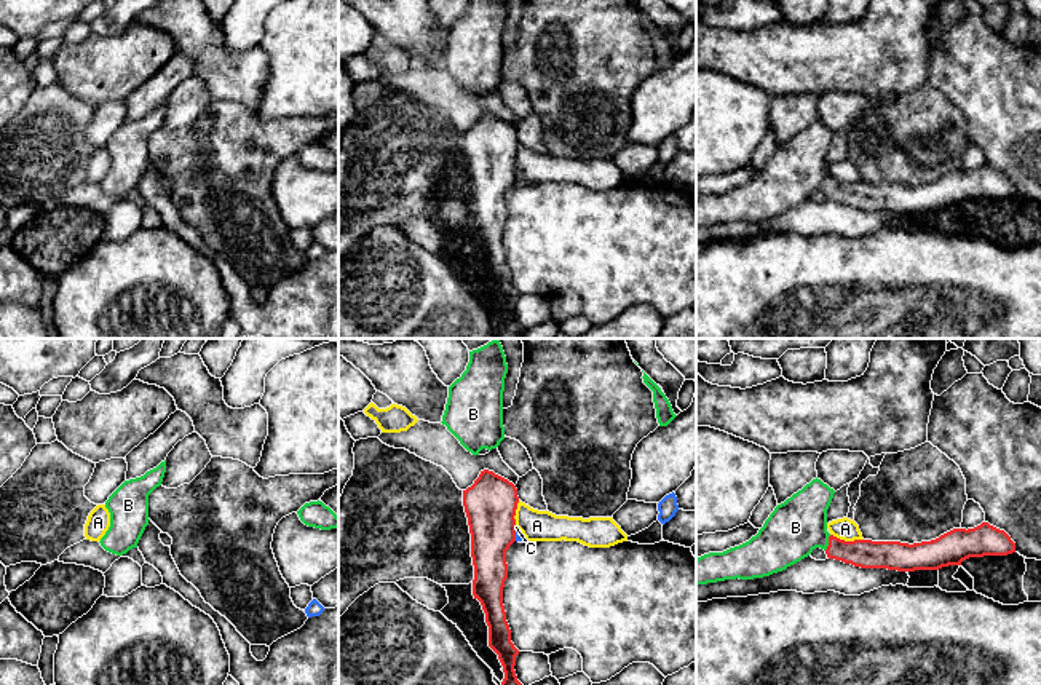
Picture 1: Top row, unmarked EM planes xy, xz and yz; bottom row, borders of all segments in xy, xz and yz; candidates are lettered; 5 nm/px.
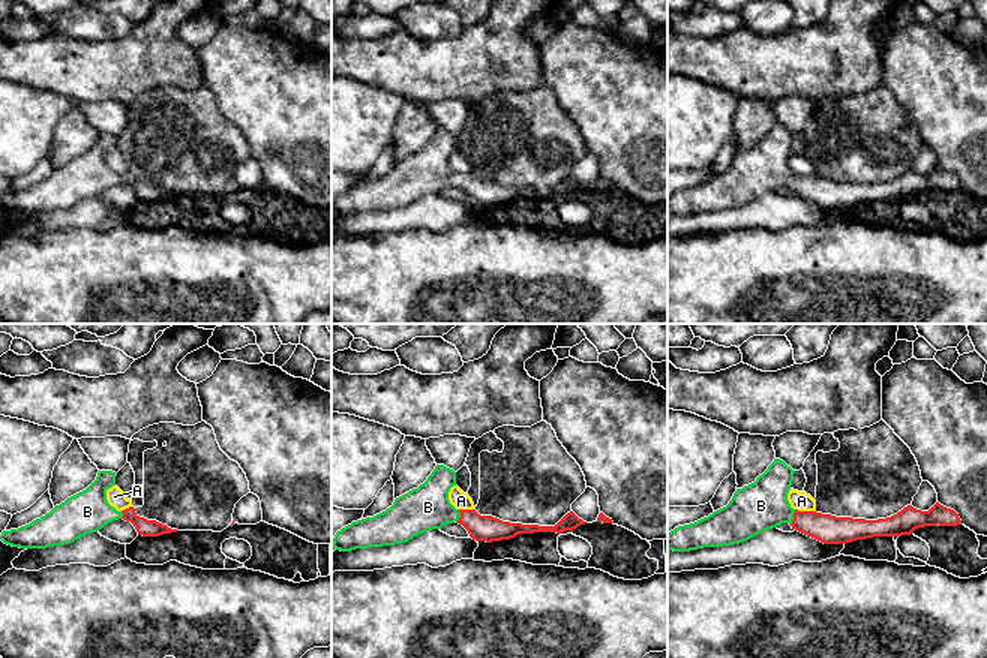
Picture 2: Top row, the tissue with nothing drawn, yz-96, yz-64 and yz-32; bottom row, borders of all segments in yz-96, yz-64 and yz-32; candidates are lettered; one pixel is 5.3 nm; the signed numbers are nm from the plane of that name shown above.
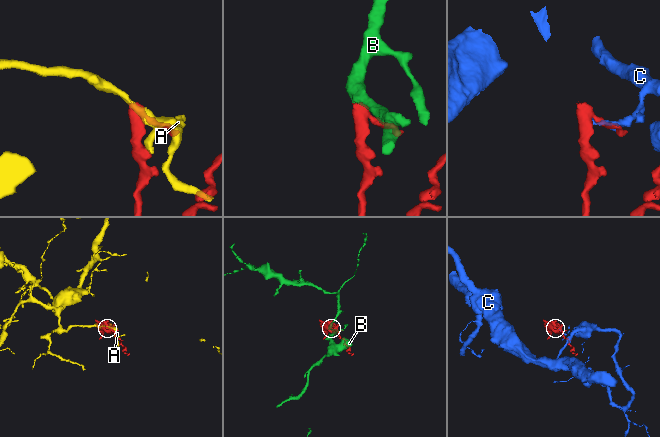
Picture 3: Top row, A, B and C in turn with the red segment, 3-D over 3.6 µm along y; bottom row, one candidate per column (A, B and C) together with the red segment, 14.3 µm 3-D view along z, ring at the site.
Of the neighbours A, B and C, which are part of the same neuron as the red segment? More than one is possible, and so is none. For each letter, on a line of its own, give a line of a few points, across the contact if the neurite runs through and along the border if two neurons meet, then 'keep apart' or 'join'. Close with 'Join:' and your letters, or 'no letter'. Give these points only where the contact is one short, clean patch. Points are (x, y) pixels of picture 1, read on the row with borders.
A: keep apart
B: line yz (861, 553), (837, 550), (829, 543), (803, 527), (795, 527); join
C: keep apart
Join: B

